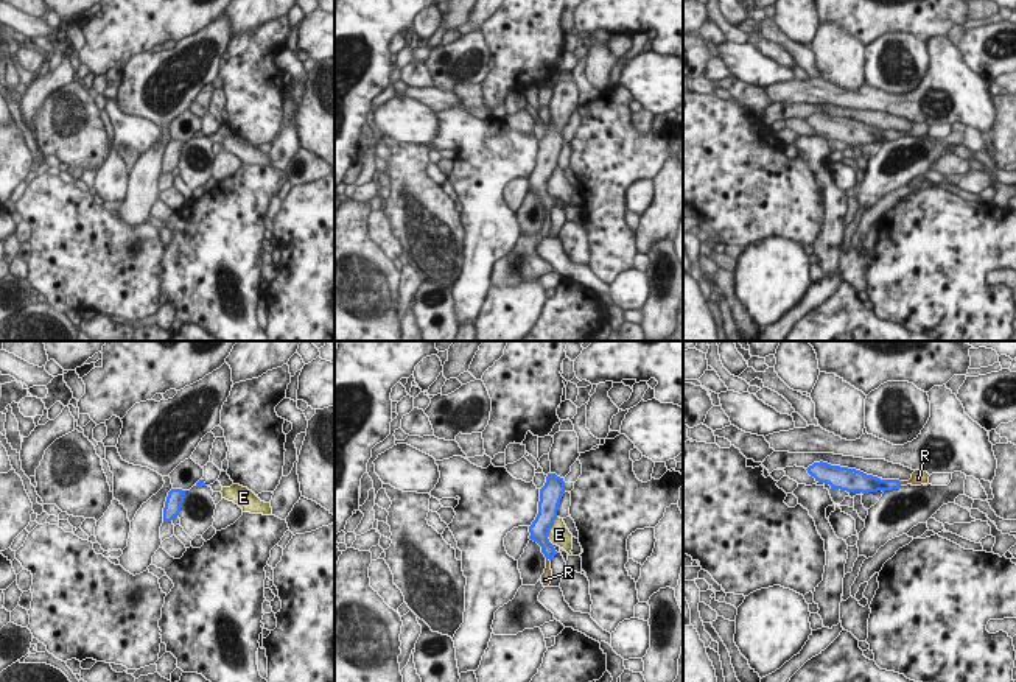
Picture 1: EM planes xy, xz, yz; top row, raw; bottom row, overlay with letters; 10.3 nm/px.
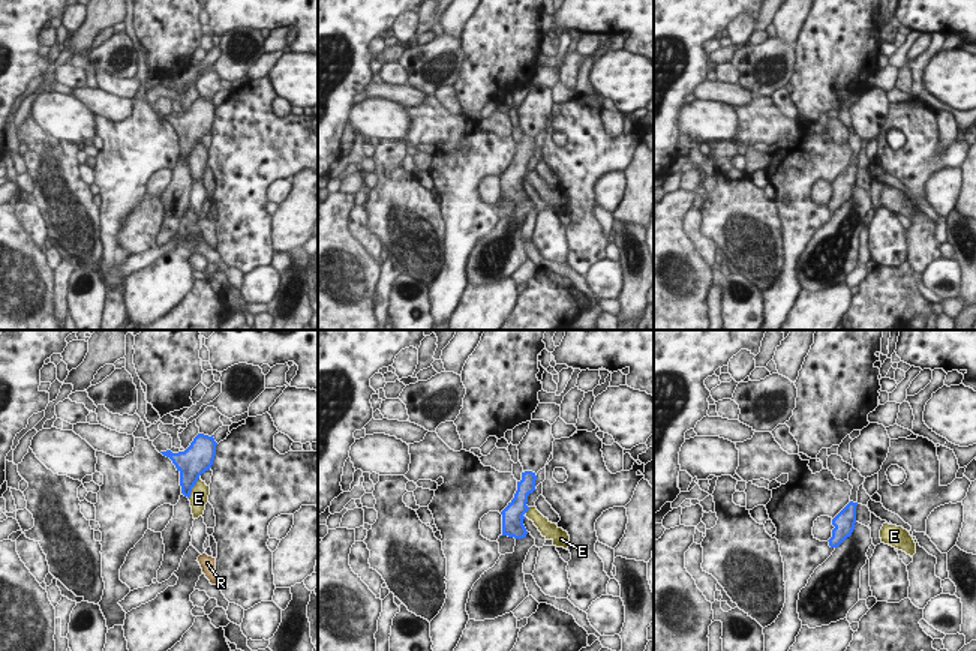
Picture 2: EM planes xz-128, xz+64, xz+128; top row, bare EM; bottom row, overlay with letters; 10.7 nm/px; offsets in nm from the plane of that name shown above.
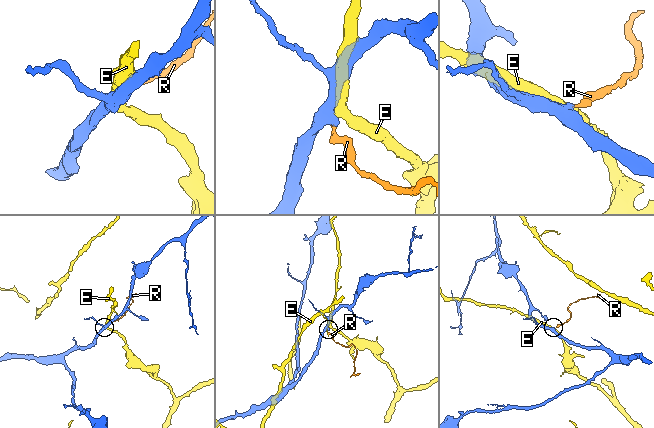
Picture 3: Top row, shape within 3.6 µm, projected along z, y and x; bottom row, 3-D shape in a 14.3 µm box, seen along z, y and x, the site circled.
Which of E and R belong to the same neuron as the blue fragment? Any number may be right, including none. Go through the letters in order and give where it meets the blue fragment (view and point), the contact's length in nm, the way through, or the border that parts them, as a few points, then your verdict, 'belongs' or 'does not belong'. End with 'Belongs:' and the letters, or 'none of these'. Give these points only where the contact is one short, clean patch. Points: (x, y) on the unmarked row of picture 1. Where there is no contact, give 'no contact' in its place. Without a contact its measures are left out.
E: meets blue in xz at (548, 182); contact 300 nm long; does not belong
R: meets blue in xz at (548, 209); contact 60 nm long; runs through xz (540, 187), (548, 200), (548, 209), (545, 231); belongs
Belongs: R

